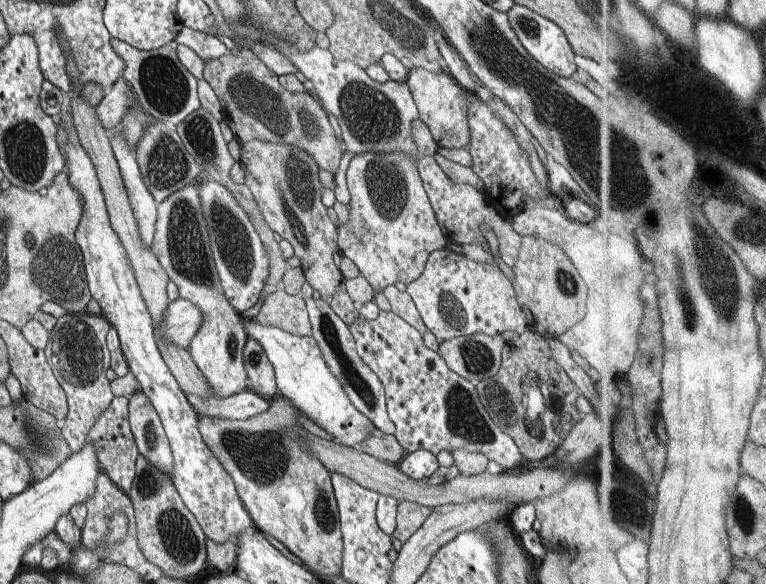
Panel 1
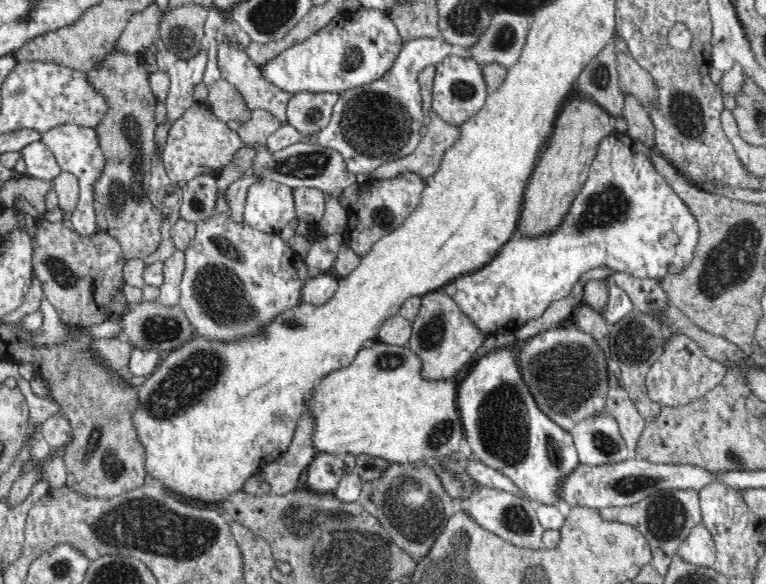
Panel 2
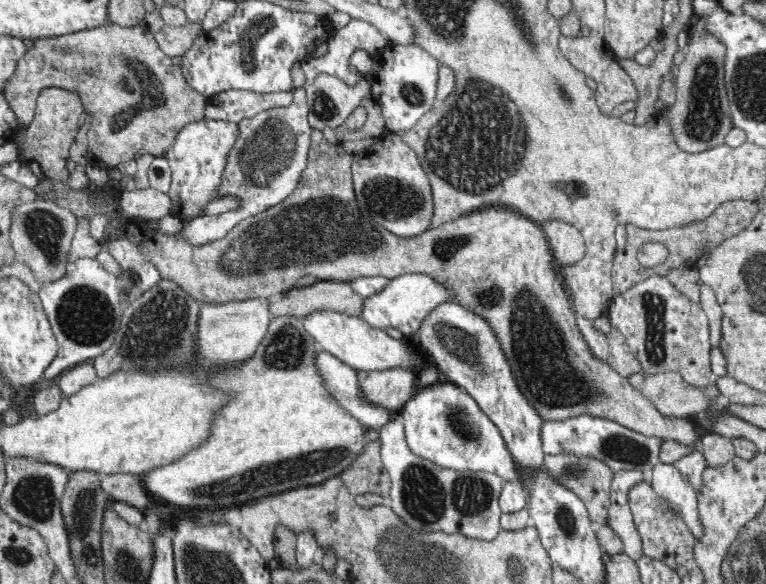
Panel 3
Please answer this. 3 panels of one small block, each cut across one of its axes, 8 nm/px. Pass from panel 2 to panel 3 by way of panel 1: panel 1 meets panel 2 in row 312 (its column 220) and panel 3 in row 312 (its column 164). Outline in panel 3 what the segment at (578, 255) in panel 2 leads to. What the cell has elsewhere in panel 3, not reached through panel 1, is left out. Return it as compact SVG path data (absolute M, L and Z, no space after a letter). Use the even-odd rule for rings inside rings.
M426 274L397 276L389 279L382 292L374 296L364 297L364 308L360 318L376 329L394 328L400 330L405 337L416 338L424 323L424 318L430 310L434 310L442 302L456 303L454 293L448 291L442 283Z

